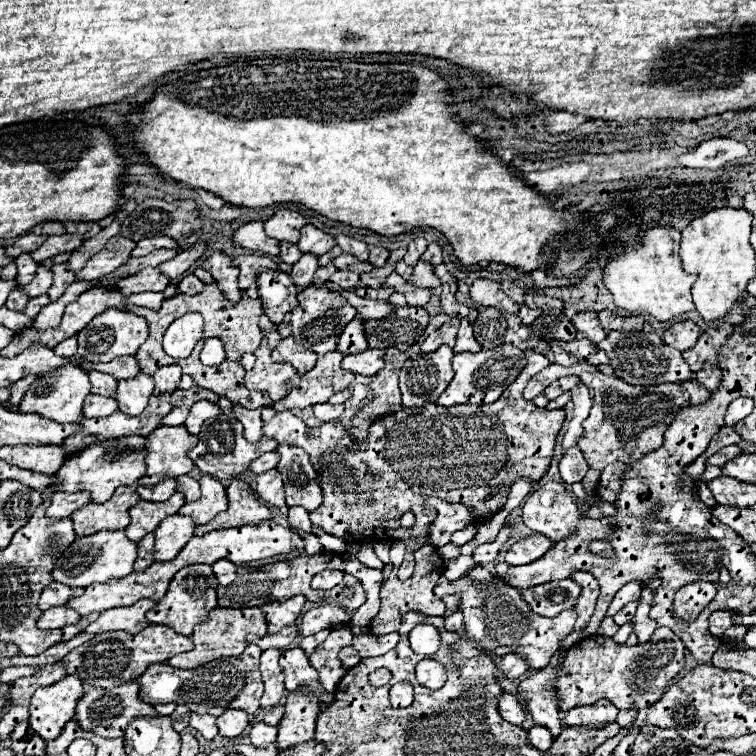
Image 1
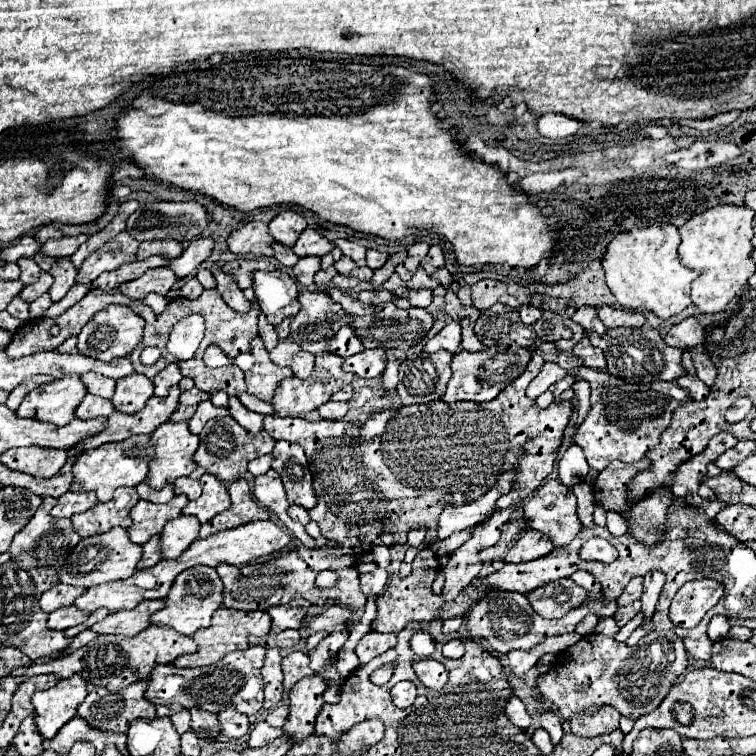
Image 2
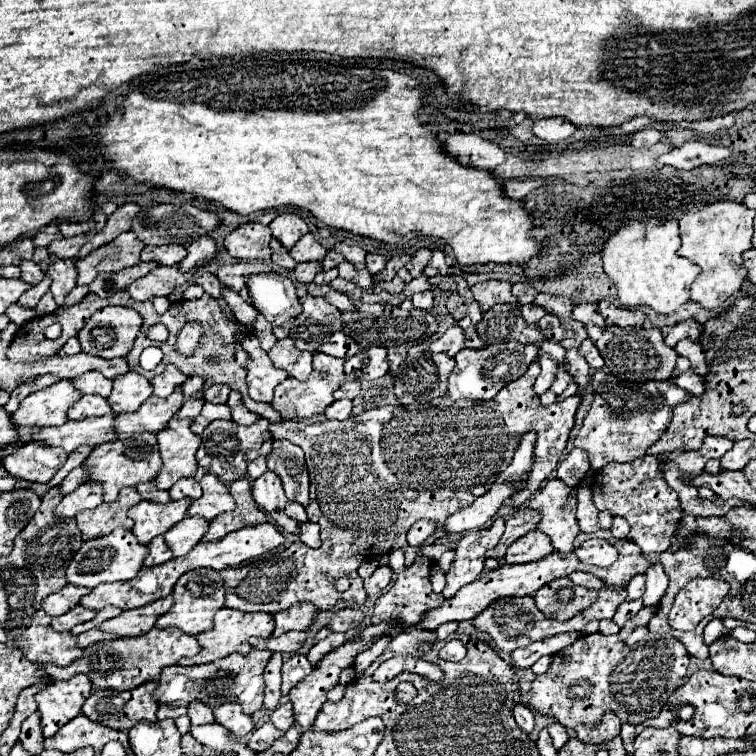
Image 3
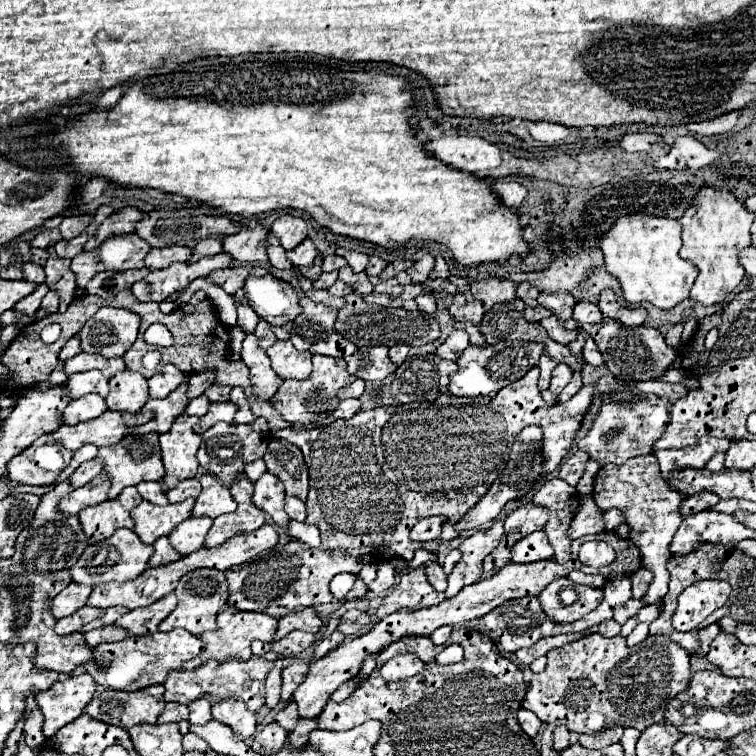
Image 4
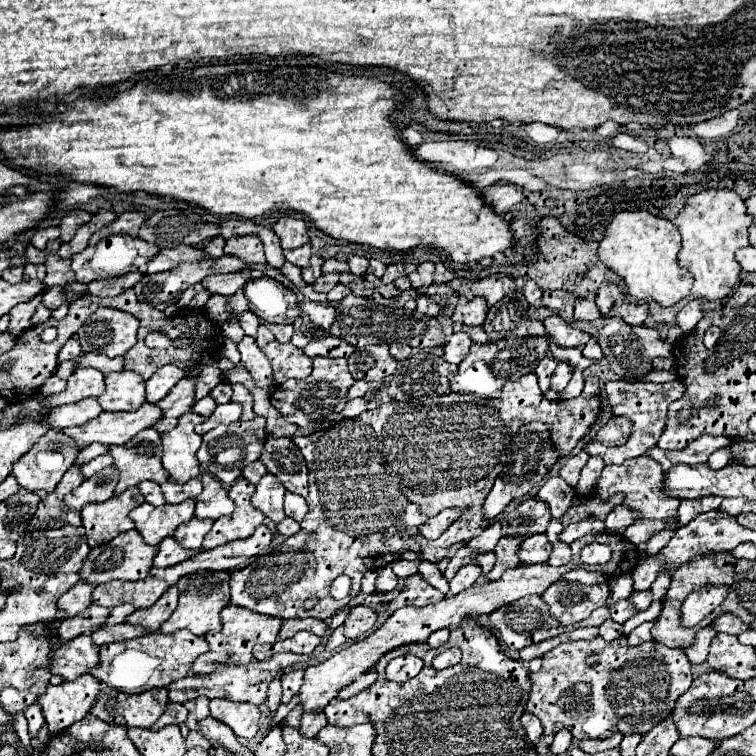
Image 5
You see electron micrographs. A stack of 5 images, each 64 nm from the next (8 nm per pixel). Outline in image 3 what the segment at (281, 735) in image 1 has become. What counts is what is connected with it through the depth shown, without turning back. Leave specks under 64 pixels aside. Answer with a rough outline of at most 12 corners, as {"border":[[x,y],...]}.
{"border":[[390,624],[368,626],[290,690],[294,724],[308,732],[340,670],[372,640],[392,634]]}

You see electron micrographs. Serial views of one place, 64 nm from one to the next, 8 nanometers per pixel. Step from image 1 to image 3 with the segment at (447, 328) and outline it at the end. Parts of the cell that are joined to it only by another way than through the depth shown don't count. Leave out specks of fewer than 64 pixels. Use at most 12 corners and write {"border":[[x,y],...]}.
{"border":[[450,326],[430,344],[430,352],[456,356],[464,348],[464,332]]}

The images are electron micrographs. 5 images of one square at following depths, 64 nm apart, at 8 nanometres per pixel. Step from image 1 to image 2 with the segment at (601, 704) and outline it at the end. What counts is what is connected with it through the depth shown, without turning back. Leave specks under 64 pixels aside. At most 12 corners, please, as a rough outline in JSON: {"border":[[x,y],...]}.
{"border":[[604,704],[576,712],[570,728],[578,736],[598,736],[618,726],[620,714]]}

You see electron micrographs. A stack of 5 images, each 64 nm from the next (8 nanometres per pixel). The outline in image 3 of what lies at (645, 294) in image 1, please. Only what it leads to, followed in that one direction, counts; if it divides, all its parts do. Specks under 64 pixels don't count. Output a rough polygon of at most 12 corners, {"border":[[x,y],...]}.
{"border":[[676,220],[626,222],[602,250],[622,306],[672,314],[700,268]]}

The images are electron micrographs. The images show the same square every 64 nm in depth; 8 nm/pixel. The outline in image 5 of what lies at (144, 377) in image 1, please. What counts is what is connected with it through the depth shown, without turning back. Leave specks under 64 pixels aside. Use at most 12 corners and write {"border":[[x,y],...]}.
{"border":[[136,372],[106,376],[98,398],[110,412],[138,410],[146,402]]}

